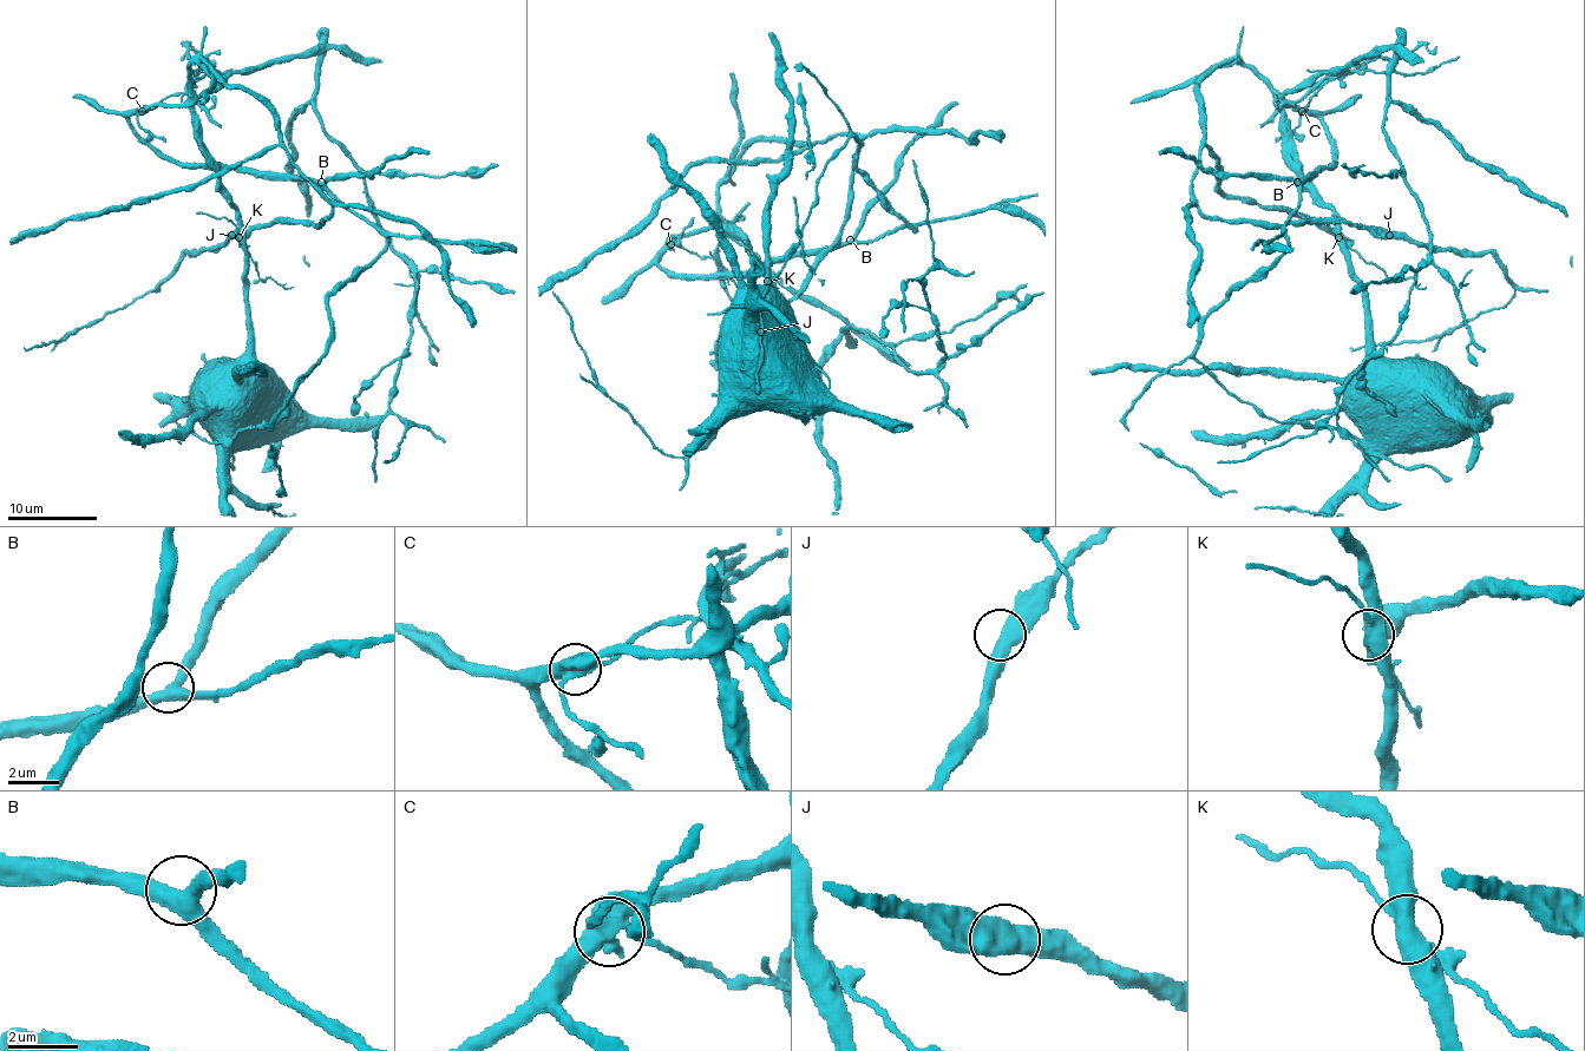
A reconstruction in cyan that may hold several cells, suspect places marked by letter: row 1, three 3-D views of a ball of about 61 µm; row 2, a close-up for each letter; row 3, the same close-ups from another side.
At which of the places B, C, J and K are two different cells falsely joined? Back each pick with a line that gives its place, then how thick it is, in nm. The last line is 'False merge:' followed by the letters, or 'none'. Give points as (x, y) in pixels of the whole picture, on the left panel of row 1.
C: at (142, 111); 550 nm thick
K: at (238, 237); 420 nm thick
False merge: C, K

